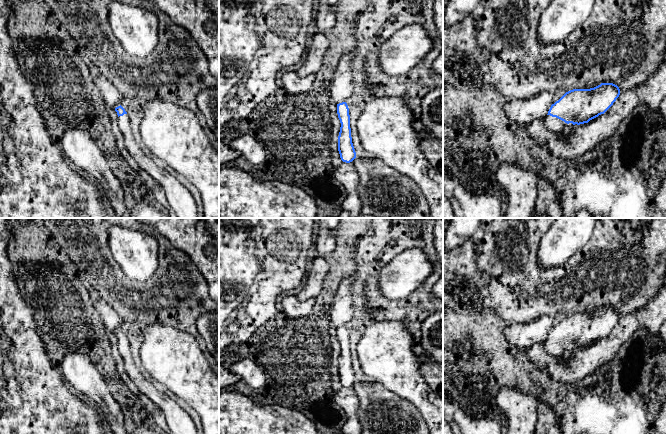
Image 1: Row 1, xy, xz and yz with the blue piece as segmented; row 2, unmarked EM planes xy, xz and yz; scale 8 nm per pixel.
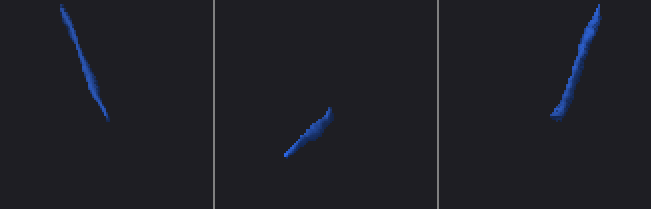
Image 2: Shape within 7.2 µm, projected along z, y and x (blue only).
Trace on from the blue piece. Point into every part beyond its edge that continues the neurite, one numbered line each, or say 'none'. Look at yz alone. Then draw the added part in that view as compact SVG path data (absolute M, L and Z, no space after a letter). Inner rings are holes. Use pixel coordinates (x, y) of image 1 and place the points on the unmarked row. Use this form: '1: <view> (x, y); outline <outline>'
1: yz (554, 348); outline M550 339L545 341L544 348L548 354L557 357L564 365L569 362L575 351L572 347L567 348L564 345Z

